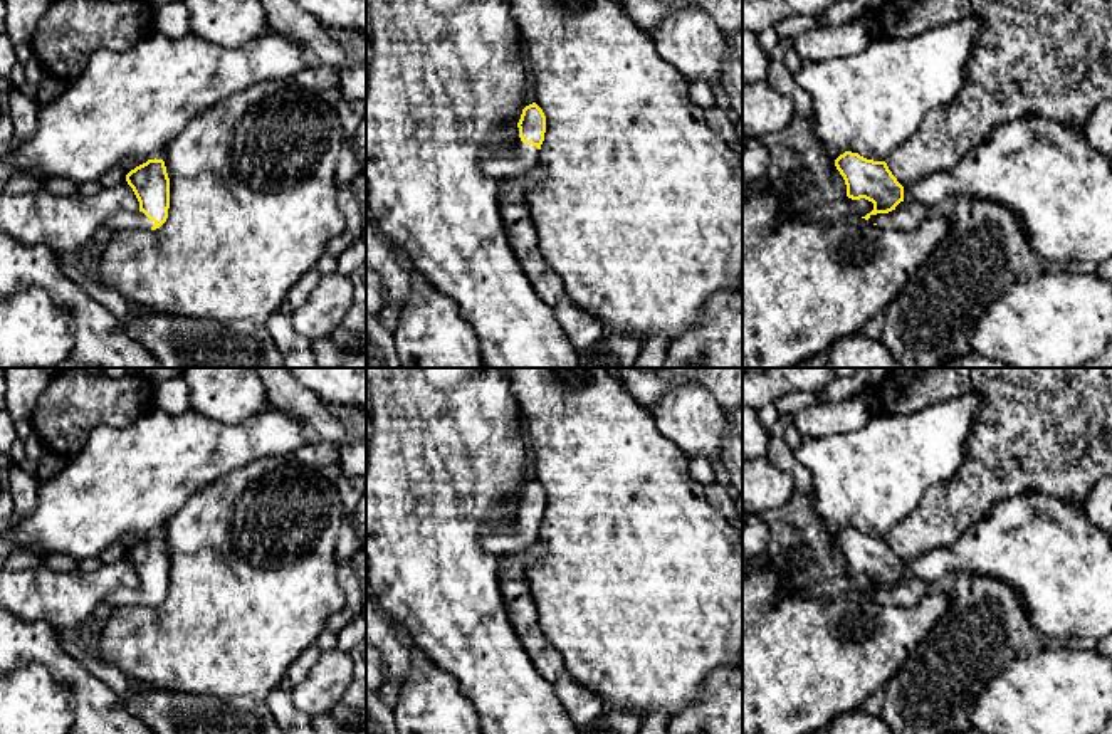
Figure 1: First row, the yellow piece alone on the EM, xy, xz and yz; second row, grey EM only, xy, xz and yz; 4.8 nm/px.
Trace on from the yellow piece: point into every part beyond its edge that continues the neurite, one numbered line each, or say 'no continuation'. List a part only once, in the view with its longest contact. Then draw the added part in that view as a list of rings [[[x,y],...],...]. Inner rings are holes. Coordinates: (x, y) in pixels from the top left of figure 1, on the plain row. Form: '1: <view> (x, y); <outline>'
1: yz (907, 592); [[[900,578],[892,588],[870,591],[868,596],[882,605],[912,606],[926,593],[929,593],[926,581],[915,578]]]

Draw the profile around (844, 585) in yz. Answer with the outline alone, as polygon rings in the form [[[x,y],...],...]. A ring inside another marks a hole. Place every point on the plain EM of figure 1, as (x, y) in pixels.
[[[845,573],[835,578],[820,579],[813,588],[813,593],[825,598],[840,598],[848,596],[852,591],[865,593],[872,586],[873,586],[872,578],[865,574],[852,576]]]

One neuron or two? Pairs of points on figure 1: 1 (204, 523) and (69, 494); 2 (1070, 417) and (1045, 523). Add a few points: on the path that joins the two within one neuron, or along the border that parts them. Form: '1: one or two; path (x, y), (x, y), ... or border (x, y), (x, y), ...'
1: two; border (199, 491), (170, 516), (160, 534)
2: two; border (1013, 496), (1049, 492), (1082, 504)

